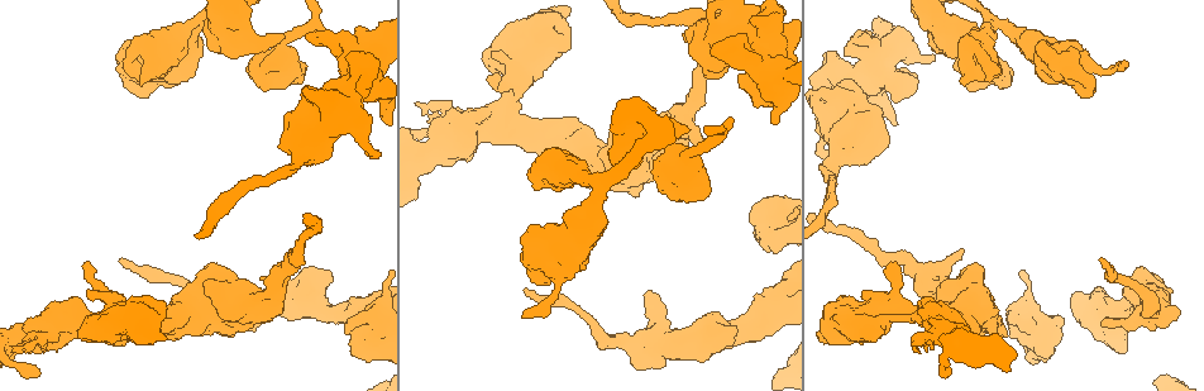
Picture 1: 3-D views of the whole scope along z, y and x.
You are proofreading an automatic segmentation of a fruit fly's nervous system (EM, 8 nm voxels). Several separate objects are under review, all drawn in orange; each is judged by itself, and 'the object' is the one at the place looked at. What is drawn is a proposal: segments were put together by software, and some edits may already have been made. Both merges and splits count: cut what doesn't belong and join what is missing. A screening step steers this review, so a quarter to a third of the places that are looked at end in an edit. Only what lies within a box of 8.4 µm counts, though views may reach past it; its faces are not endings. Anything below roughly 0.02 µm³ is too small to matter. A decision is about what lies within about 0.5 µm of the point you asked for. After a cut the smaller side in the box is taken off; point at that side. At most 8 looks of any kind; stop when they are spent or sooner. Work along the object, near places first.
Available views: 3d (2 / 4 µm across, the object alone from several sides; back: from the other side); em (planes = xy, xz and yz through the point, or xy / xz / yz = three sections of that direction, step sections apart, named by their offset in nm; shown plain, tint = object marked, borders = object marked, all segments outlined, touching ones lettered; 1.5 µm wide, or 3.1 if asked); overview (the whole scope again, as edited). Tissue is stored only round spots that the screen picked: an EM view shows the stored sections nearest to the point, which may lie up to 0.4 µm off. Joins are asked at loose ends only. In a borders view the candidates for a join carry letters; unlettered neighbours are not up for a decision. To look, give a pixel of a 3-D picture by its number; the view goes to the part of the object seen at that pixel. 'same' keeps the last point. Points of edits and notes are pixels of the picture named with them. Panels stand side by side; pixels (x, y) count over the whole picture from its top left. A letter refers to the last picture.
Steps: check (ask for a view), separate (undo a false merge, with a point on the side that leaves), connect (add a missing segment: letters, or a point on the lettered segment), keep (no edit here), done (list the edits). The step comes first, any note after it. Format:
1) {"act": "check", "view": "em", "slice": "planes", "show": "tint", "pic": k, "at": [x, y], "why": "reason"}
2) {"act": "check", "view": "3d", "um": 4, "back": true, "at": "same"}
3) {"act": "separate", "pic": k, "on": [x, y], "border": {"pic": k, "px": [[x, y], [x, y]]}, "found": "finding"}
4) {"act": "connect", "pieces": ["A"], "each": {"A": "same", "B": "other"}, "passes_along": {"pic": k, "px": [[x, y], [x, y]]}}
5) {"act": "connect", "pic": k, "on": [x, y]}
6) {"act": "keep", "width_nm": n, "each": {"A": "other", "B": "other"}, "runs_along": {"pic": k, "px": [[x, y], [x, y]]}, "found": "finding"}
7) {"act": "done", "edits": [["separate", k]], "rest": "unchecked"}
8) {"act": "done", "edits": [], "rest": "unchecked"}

{"act": "check", "view": "3d", "um": 4, "pic": 1, "at": [685, 157], "why": "sudden change in width"}

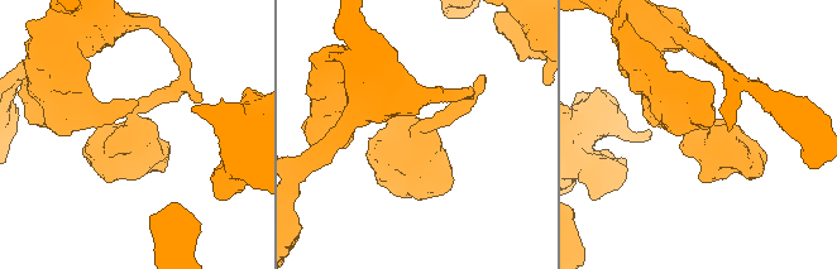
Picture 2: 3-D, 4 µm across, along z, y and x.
{"act": "check", "view": "em", "um": 3.1, "slice": "planes", "show": "borders", "pic": 2, "at": [136, 125]}

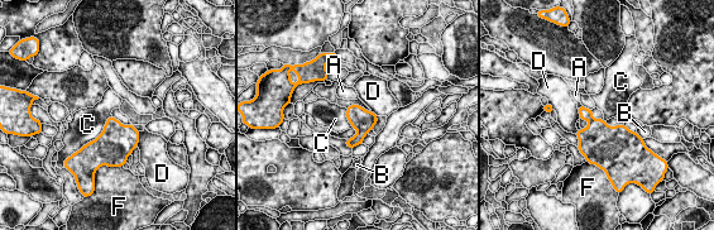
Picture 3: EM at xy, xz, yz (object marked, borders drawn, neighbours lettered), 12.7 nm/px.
{"act": "keep", "each": {"A": "other", "B": "other", "C": "other", "D": "other", "F": "other"}, "border": {"pic": 3, "px": [[111, 115], [104, 129], [76, 152]]}, "found": "one cell here"}

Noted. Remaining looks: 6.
{"act": "check", "view": "3d", "um": 4, "pic": 1, "at": [963, 84], "why": "branch stops here"}

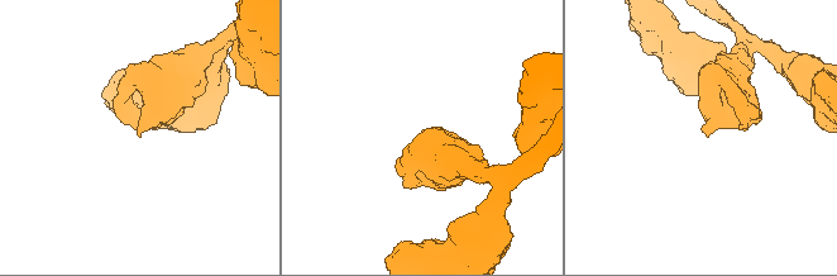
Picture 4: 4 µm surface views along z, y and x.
{"act": "check", "view": "em", "slice": "xz", "step": 4, "show": "tint", "pic": 4, "at": [422, 130], "why": "now the EM"}

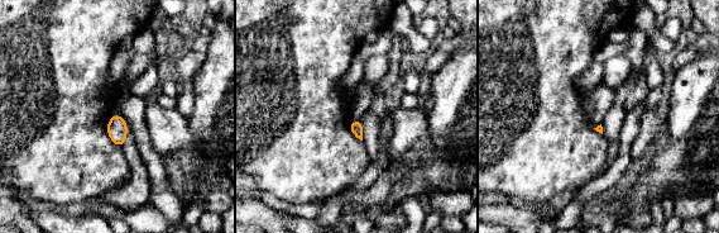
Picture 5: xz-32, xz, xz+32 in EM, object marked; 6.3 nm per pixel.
{"act": "check", "view": "em", "slice": "xz", "step": 4, "show": "borders", "at": "same", "why": "see the neighbours"}

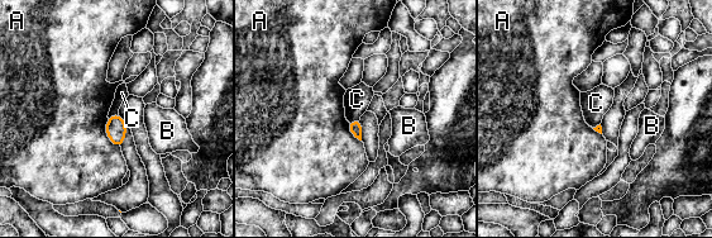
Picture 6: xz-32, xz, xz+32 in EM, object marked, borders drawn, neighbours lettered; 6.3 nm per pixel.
{"act": "keep", "each": {"A": "other", "B": "other", "C": "other"}, "border": {"pic": 6, "px": [[118, 113], [108, 118]]}, "found": "none of them fits"}

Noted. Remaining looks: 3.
{"act": "check", "view": "em", "slice": "planes", "show": "tint", "pic": 1, "at": [733, 340], "why": "branch stops here"}

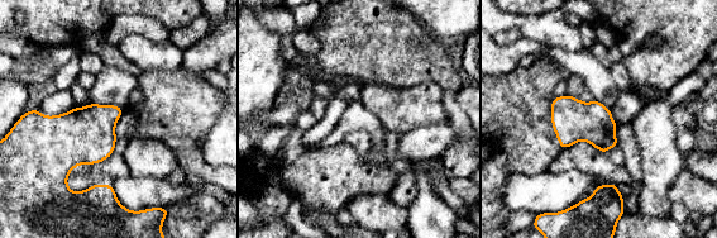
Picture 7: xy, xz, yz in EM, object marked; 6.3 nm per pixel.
{"act": "check", "view": "em", "slice": "planes", "show": "borders", "at": "same", "why": "see the neighbours"}

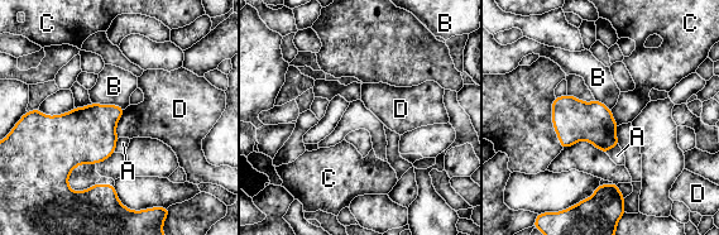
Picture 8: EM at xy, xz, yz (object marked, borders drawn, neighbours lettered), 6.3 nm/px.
{"act": "keep", "longest_contact_nm": ["B", 220], "each": {"A": "other", "B": "other", "C": "other", "D": "other"}, "border": {"pic": 8, "px": [[125, 109], [116, 125], [118, 138]]}, "found": "no lettered segment goes on from it"}

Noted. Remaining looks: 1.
{"act": "done", "edits": [], "rest": "unchecked"}

